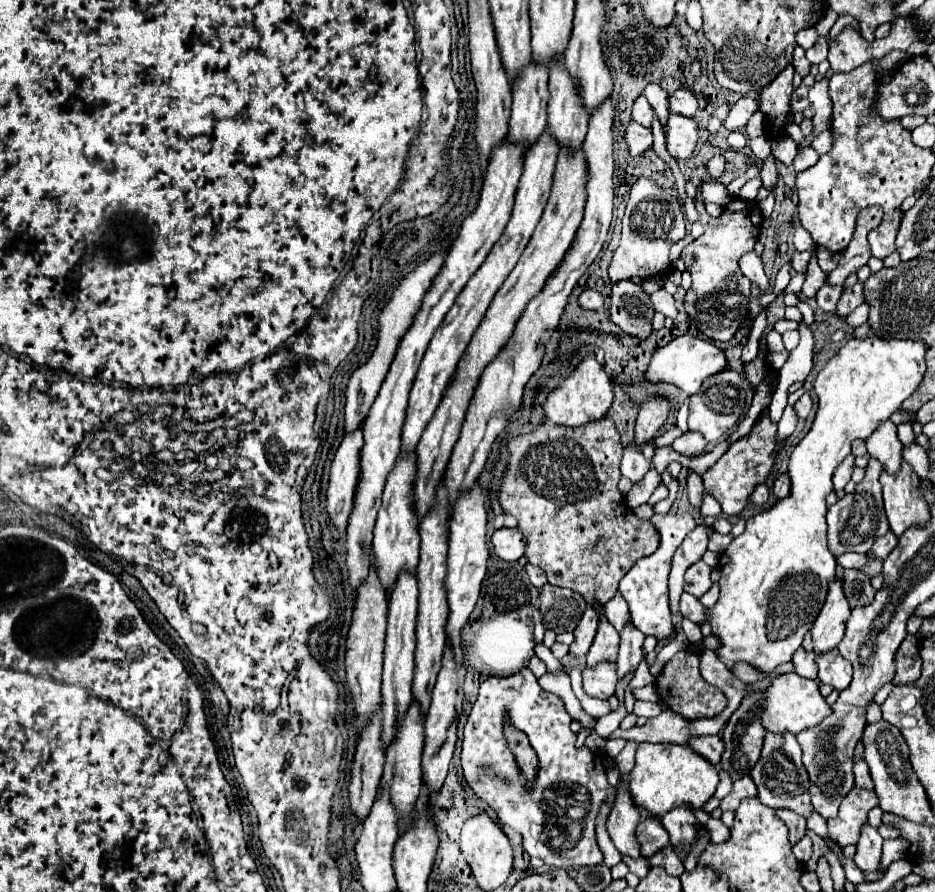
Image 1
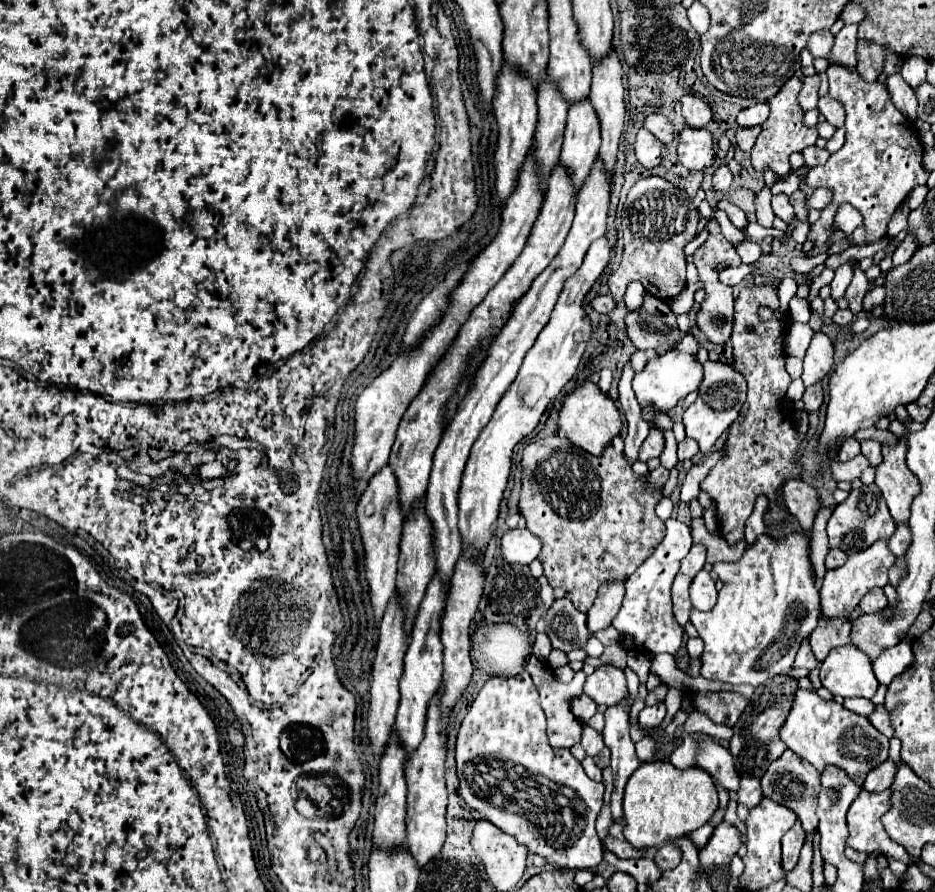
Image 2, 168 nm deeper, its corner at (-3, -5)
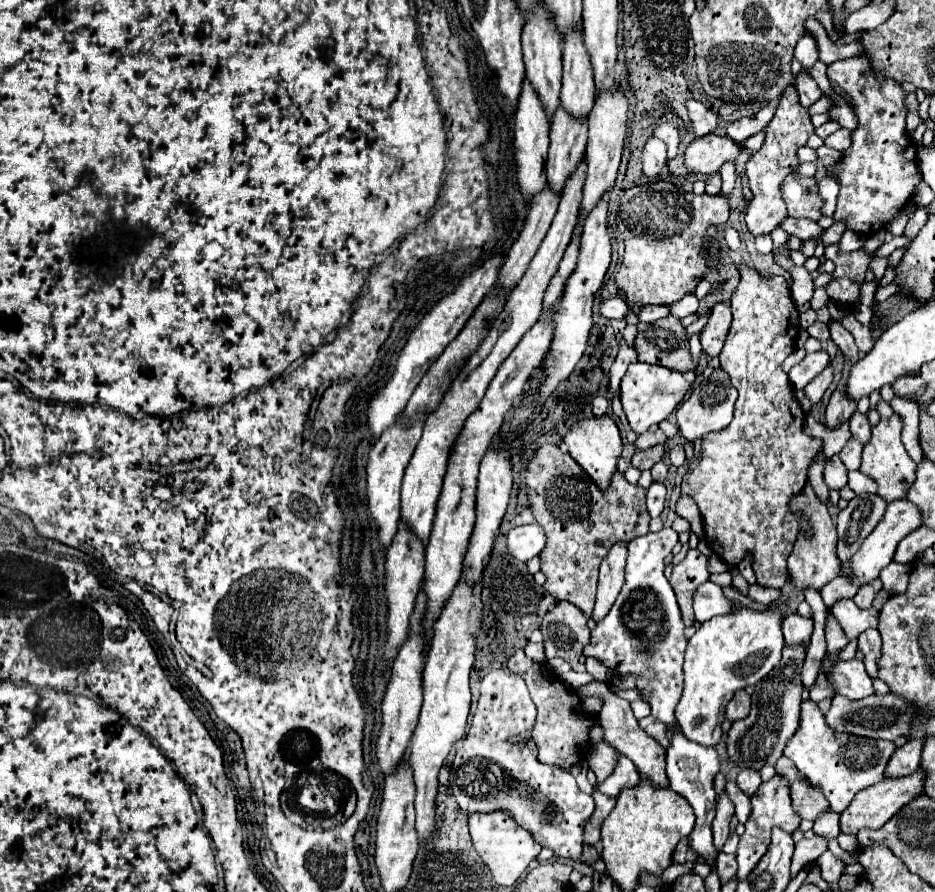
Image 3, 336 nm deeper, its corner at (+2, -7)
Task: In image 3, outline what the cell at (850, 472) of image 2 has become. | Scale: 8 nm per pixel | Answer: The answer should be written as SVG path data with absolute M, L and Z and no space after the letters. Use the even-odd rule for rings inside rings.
M852 436L852 438L846 442L846 446L842 448L842 452L840 452L838 456L842 458L842 462L844 462L844 466L846 466L848 470L858 470L858 466L860 466L860 456L862 456L862 444Z

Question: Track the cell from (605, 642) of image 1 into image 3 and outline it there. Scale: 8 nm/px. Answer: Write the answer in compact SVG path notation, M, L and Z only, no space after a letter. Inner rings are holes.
M592 682L592 684L588 684L588 686L582 686L582 688L578 688L578 694L580 694L580 698L586 698L586 696L600 696L600 698L604 698L604 706L602 706L602 710L600 710L600 714L598 714L600 726L604 728L604 740L606 740L610 746L614 746L620 754L624 754L626 758L630 758L630 760L634 762L636 770L638 770L644 778L648 778L654 786L666 788L666 786L668 786L668 778L666 778L666 772L664 772L666 750L664 750L656 740L652 740L646 732L640 730L638 720L634 718L634 714L632 714L632 710L630 710L630 704L628 704L626 700L622 700L620 696L612 694L604 682Z

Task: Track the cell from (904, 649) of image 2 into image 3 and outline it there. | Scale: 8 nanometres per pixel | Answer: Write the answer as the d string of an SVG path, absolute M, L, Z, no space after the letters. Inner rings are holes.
M868 628L858 636L858 650L864 652L864 664L866 664L866 672L870 674L870 678L876 678L878 674L878 658L880 658L880 632L876 628Z

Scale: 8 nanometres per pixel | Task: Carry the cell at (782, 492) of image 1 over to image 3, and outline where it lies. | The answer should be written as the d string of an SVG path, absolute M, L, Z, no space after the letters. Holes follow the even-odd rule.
M806 486L798 496L794 496L790 500L790 508L794 512L804 514L810 522L812 522L812 536L804 536L800 534L800 538L796 540L794 552L788 558L788 574L790 574L790 582L794 584L796 590L822 590L824 584L828 584L830 580L834 580L840 574L840 558L836 554L836 542L838 542L838 534L836 534L836 526L828 514L828 508L816 498L812 486Z

